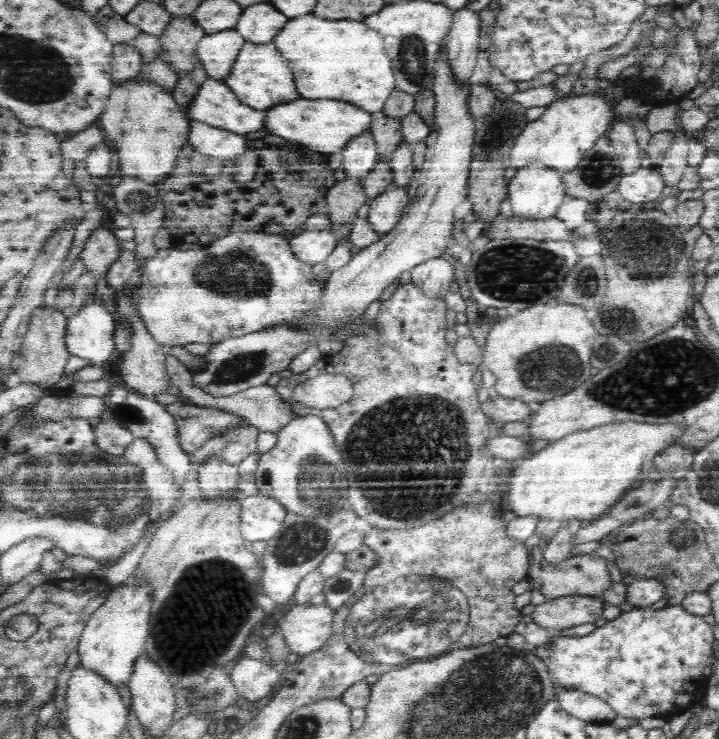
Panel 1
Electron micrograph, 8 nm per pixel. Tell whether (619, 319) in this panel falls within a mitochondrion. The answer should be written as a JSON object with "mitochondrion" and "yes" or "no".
{"mitochondrion":"yes"}

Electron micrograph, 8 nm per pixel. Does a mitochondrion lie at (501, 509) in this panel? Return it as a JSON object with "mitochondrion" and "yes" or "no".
{"mitochondrion":"no"}

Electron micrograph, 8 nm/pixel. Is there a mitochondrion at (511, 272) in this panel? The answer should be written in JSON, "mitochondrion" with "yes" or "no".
{"mitochondrion":"yes"}

